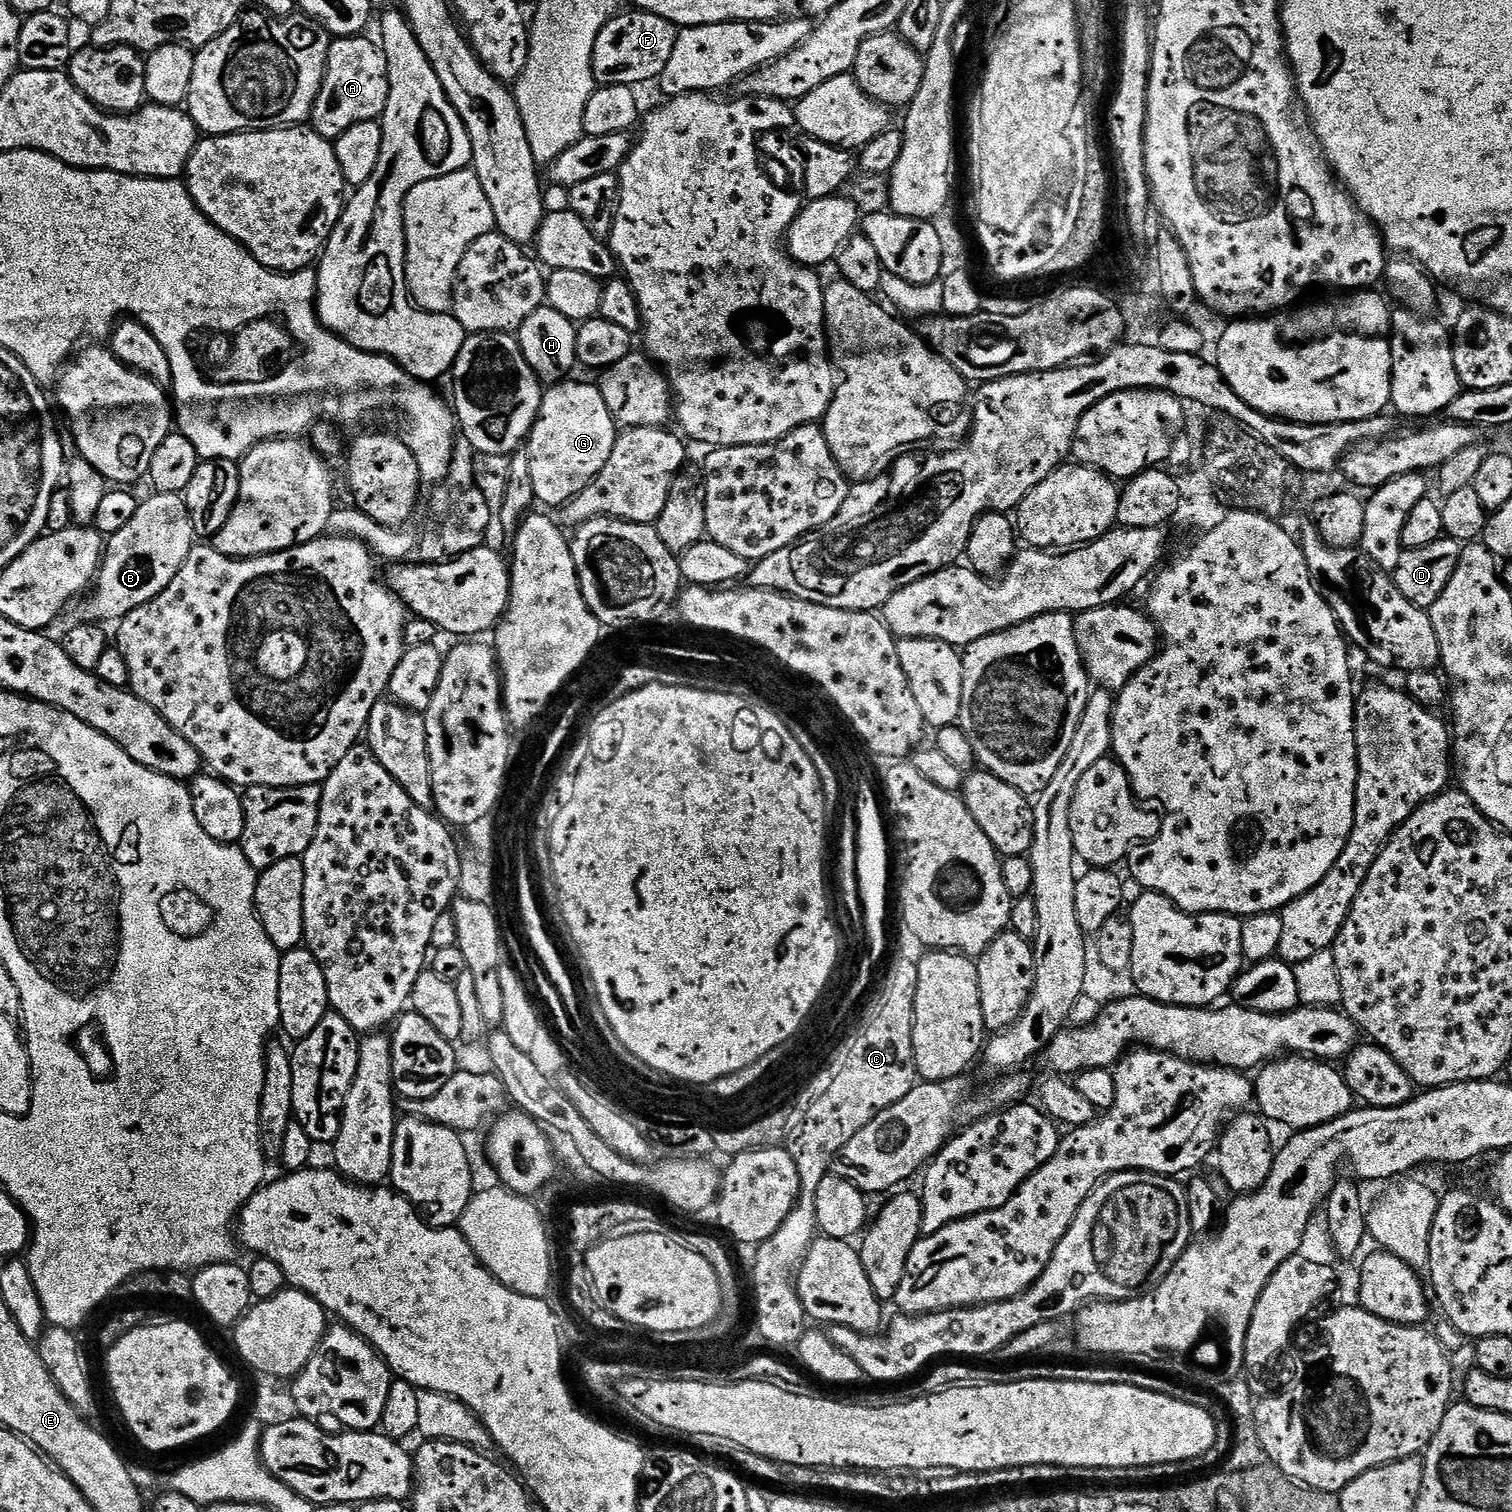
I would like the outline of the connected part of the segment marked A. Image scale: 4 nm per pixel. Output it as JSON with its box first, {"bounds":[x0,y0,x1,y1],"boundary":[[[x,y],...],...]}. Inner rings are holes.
{"bounds":[310,35,388,141],"boundary":[[[367,35],[341,36],[333,39],[328,47],[328,61],[324,67],[322,86],[316,95],[310,117],[311,127],[322,138],[336,141],[339,136],[346,134],[350,126],[367,120],[379,121],[384,115],[384,107],[388,101],[388,63],[384,57],[384,50],[375,39],[367,40]]]}

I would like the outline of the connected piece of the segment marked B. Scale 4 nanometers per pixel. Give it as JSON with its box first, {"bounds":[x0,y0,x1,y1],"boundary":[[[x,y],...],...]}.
{"bounds":[83,494,194,622],"boundary":[[[152,494],[148,501],[140,503],[127,526],[107,537],[100,571],[96,573],[94,587],[87,593],[83,619],[88,622],[123,620],[130,610],[138,610],[138,606],[150,602],[170,586],[193,546],[194,533],[183,495]]]}

